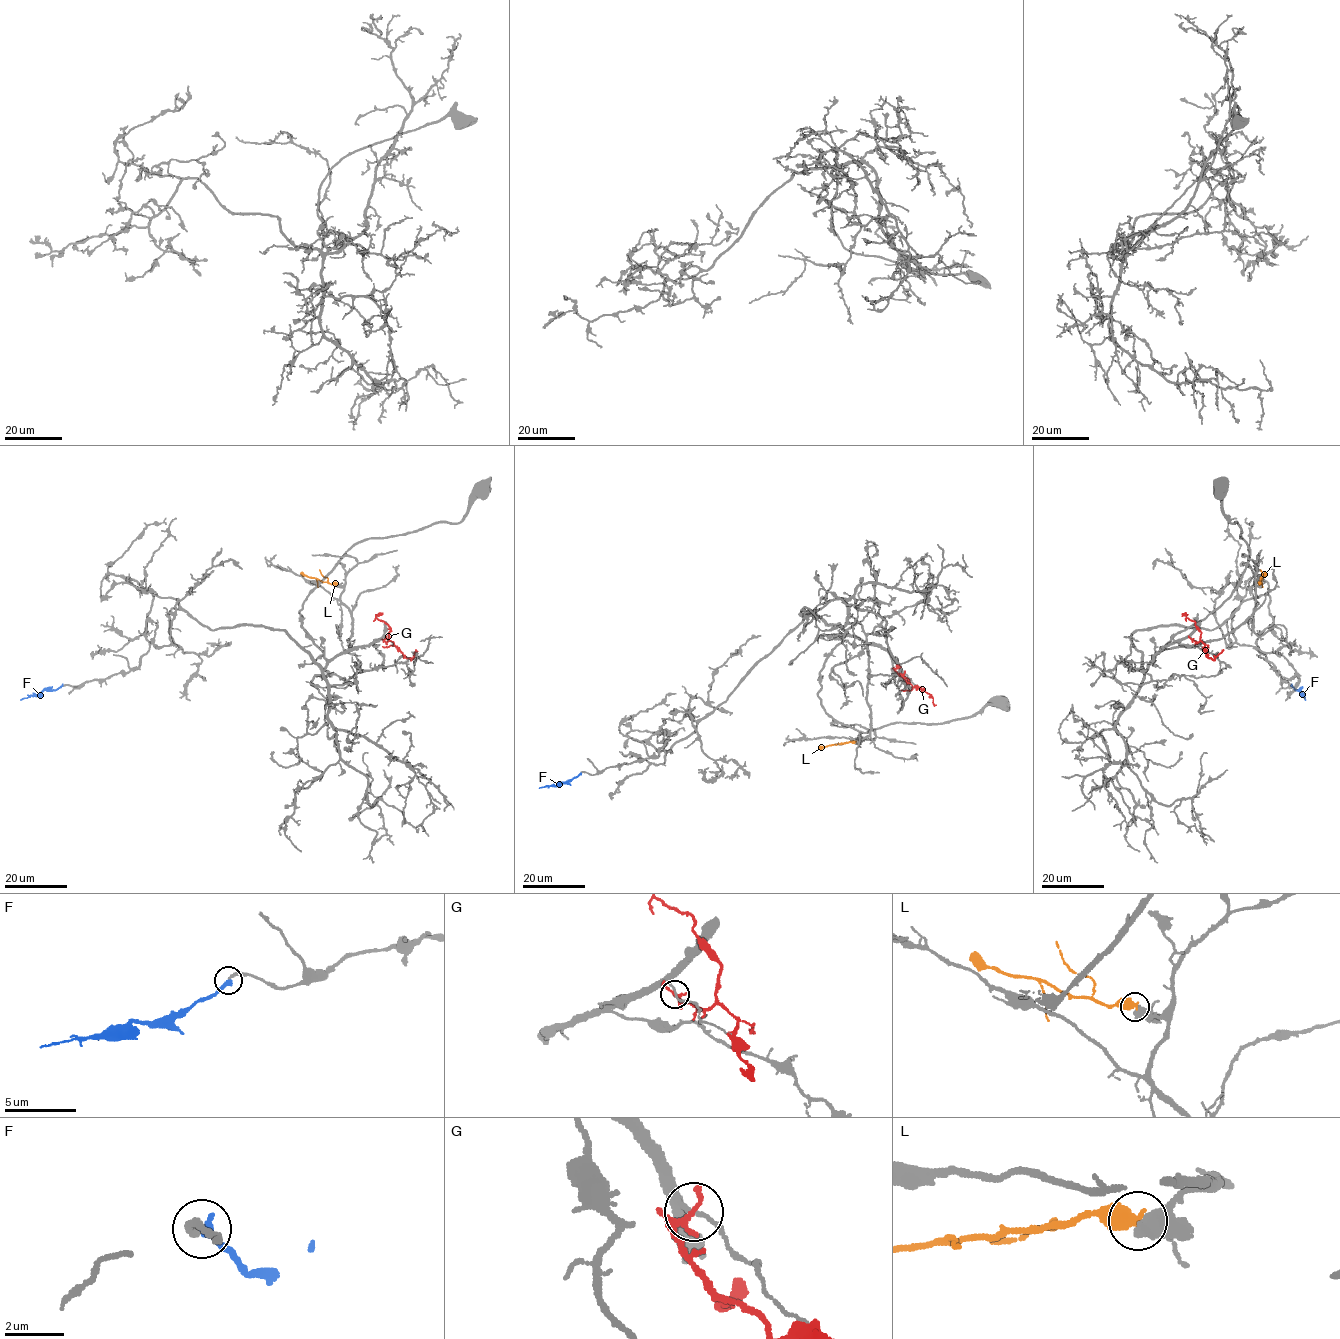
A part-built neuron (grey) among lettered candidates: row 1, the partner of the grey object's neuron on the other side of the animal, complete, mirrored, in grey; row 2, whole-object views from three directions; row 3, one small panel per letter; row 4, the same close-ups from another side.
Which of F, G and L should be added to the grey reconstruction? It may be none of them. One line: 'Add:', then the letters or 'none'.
Add: F

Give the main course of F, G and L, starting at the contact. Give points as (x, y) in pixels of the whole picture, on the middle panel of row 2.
F: (580, 773), (564, 782), (539, 788)
G: (904, 673), (903, 678), (930, 695), (934, 706)
L: (855, 742), (819, 747)

